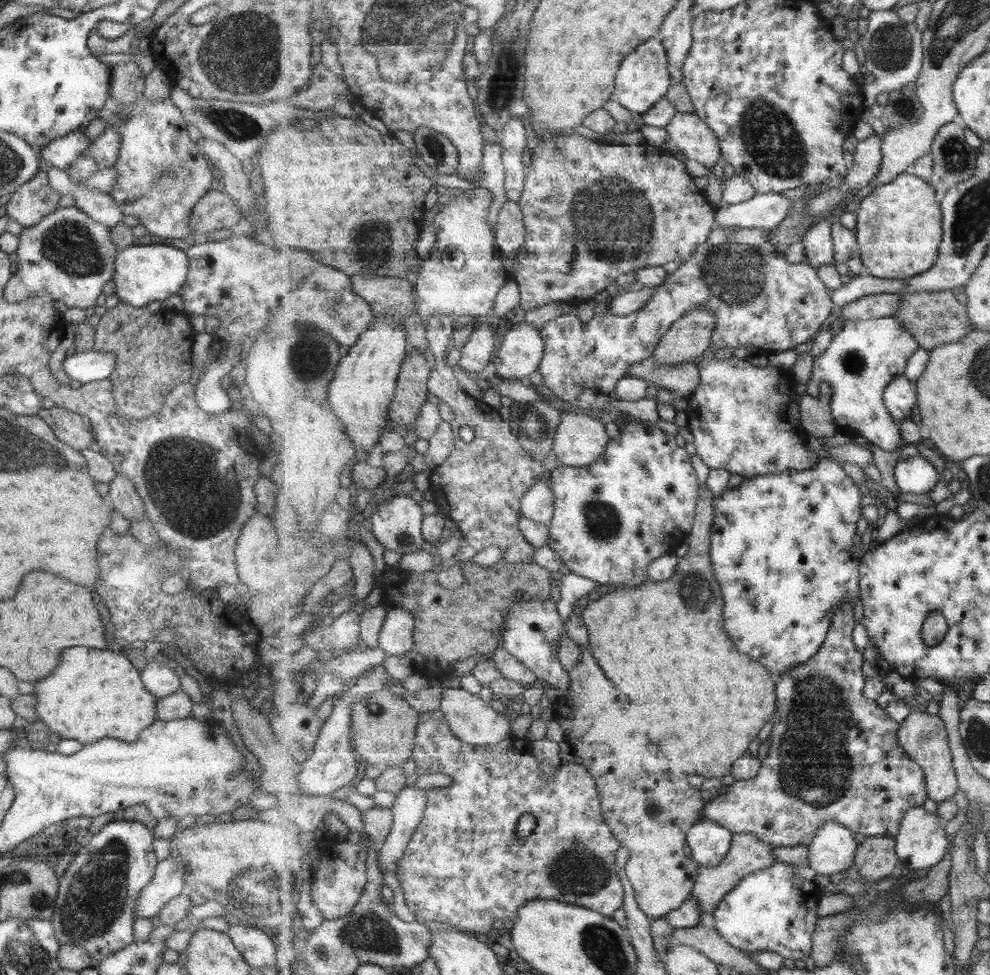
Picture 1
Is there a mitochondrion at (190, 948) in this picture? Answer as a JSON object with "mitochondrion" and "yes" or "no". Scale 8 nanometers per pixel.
{"mitochondrion":"no"}

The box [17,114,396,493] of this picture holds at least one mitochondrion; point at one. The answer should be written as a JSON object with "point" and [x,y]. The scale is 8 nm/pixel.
{"point":[68,245]}

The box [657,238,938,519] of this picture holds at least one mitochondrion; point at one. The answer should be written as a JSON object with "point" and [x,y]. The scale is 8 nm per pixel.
{"point":[735,276]}

